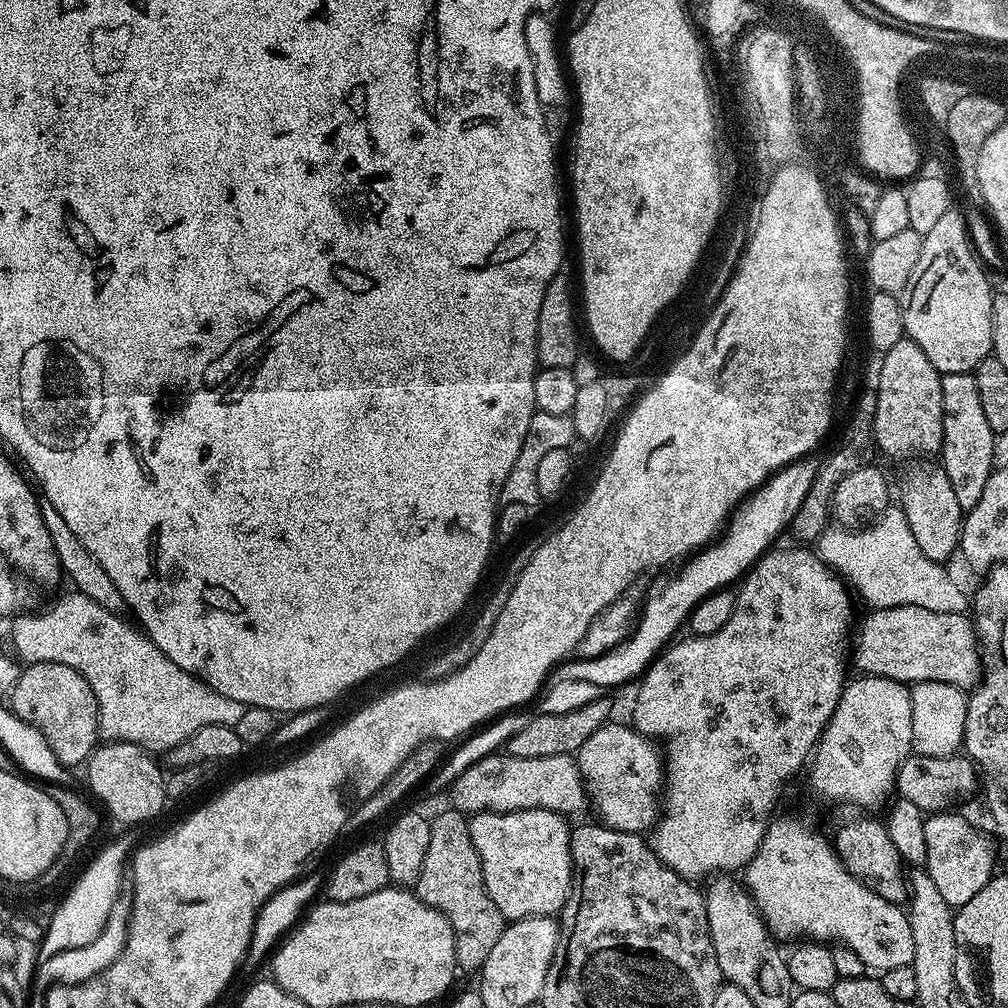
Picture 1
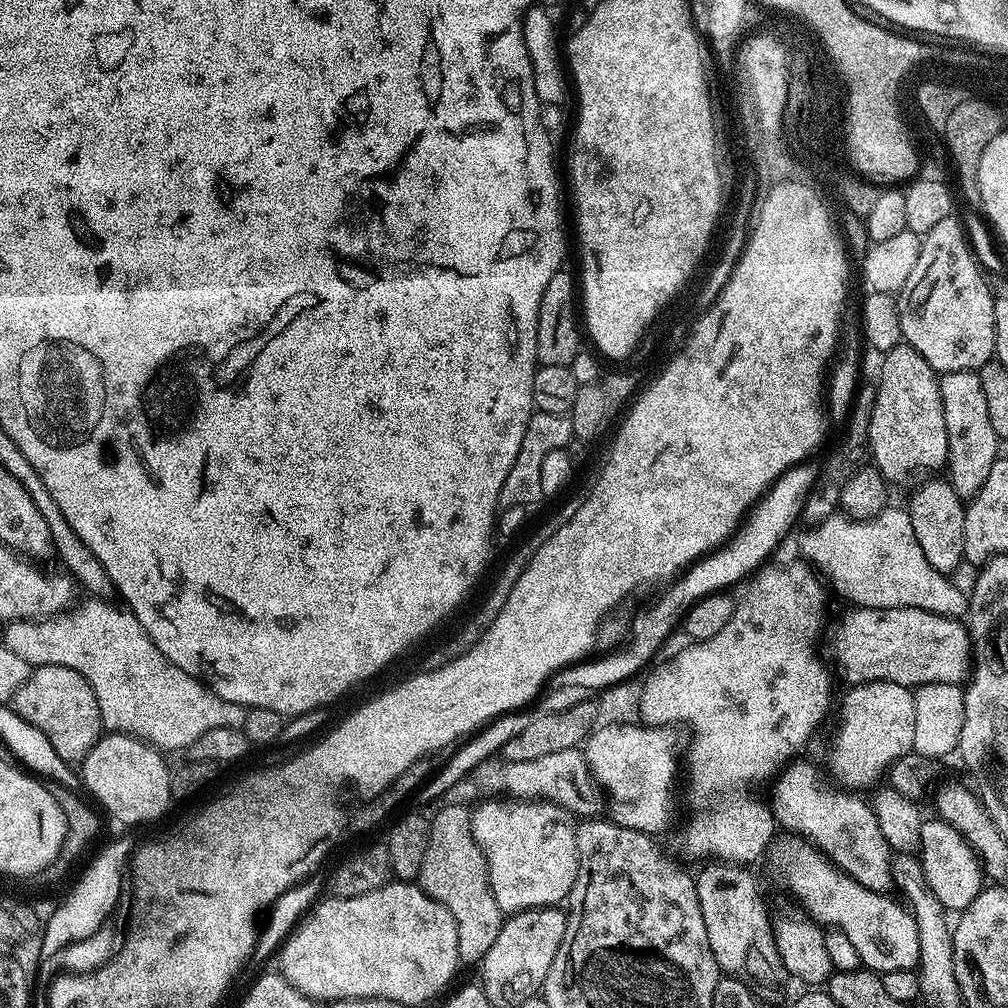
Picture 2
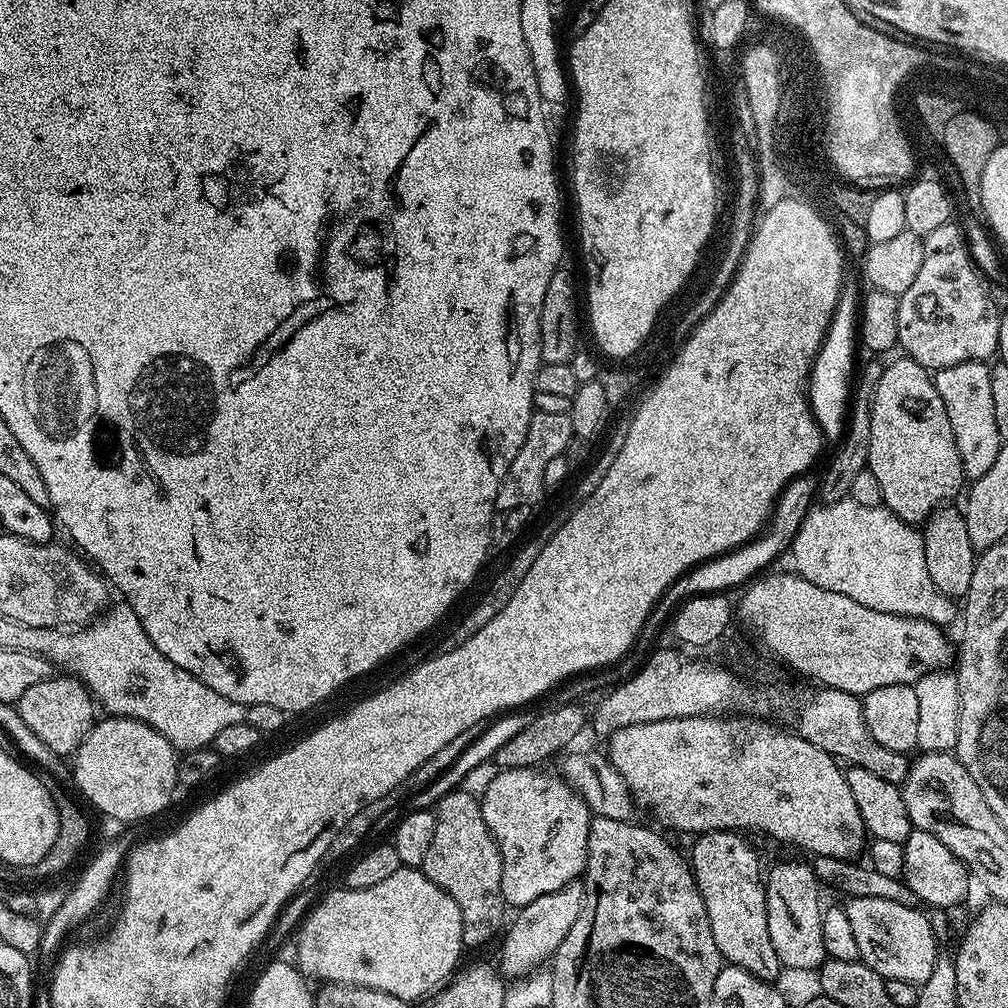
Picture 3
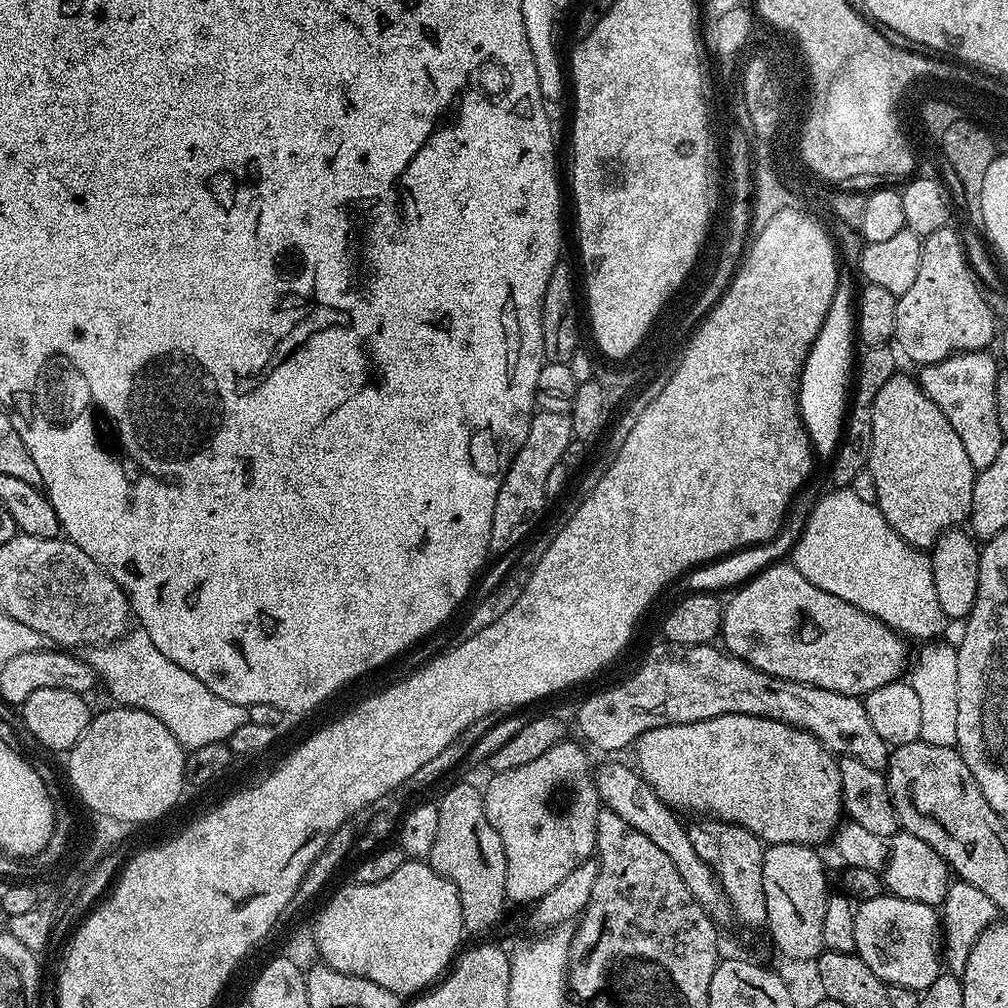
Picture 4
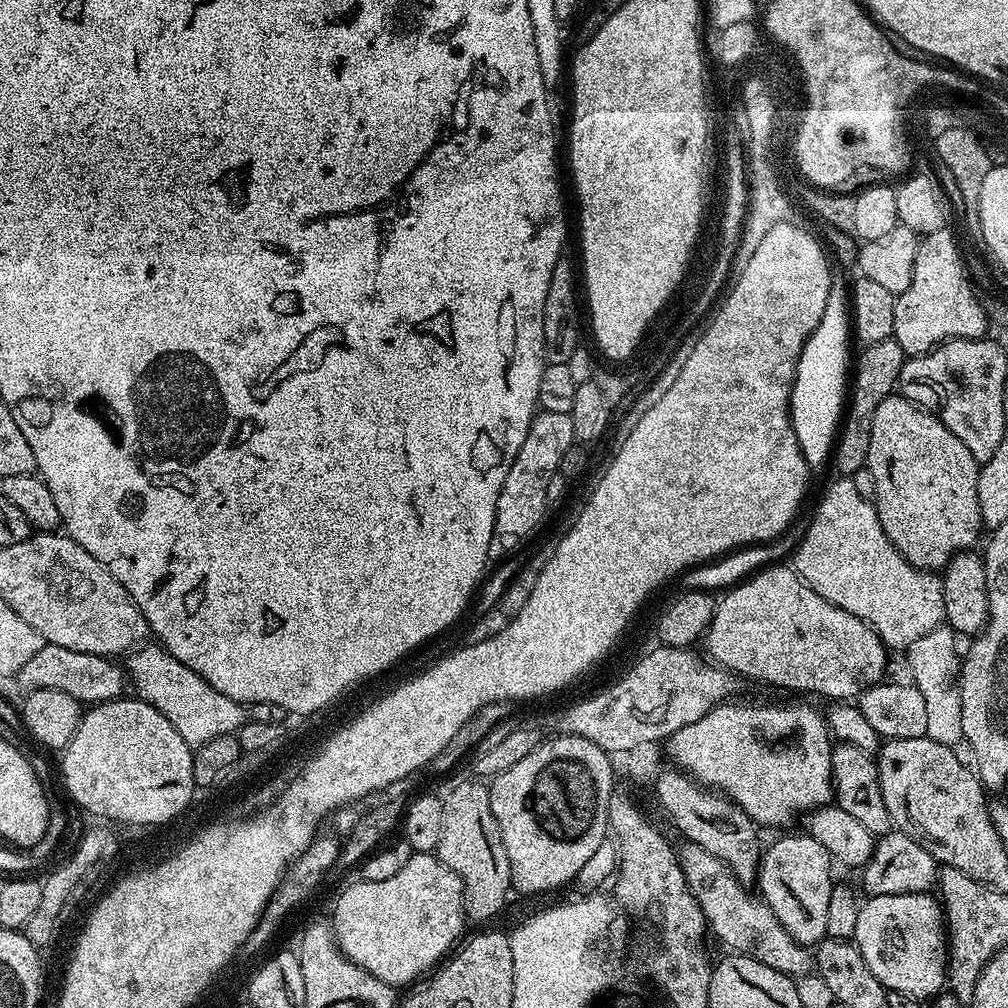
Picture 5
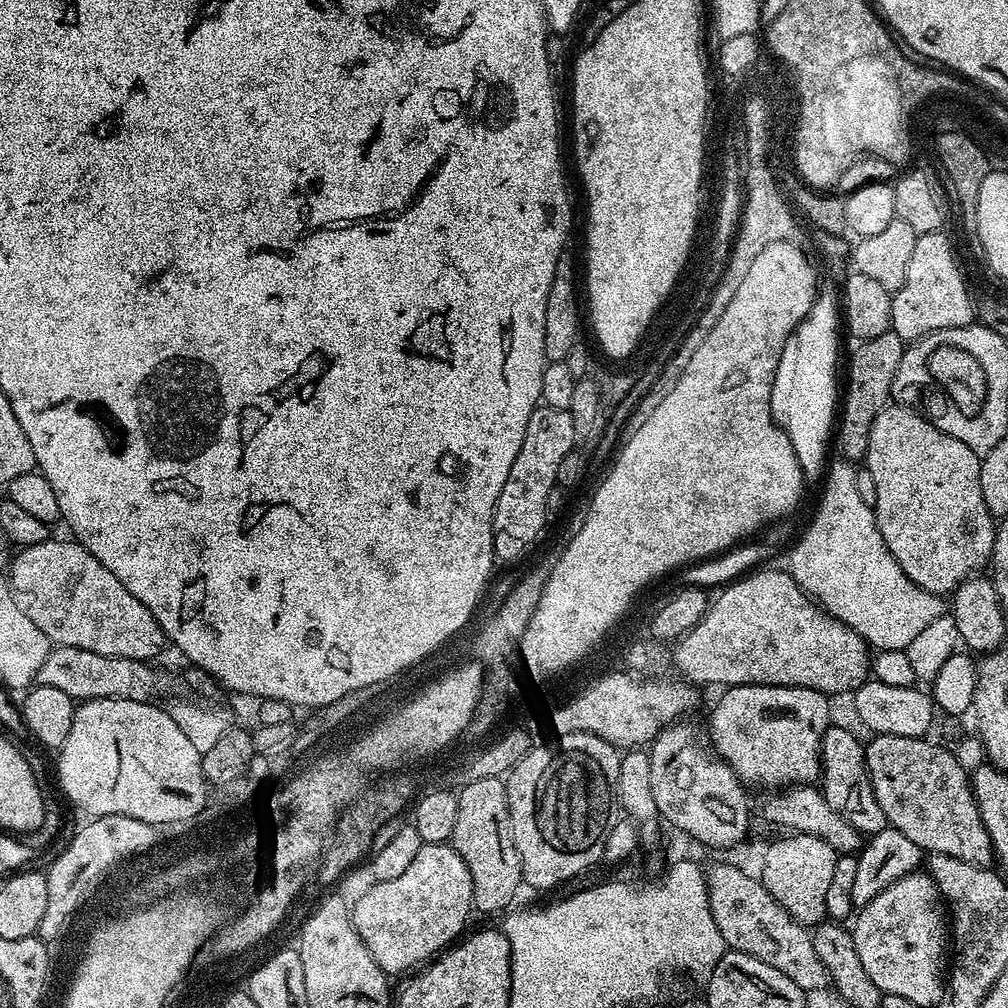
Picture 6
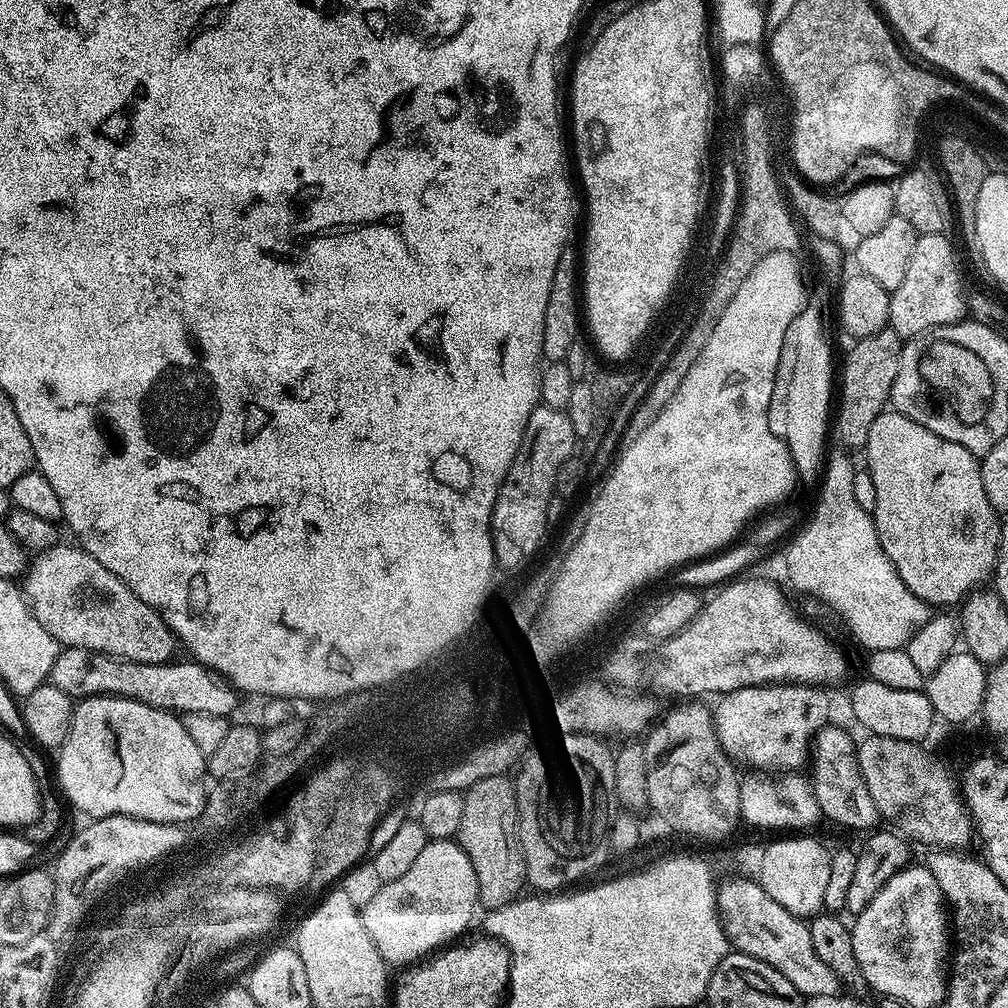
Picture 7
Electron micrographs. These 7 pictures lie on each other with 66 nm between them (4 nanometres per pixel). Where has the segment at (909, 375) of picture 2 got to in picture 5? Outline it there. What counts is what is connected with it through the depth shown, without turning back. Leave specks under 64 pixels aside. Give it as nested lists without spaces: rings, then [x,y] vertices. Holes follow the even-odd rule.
[[[887,396],[874,410],[874,426],[870,426],[870,454],[867,468],[874,474],[876,513],[886,538],[894,542],[898,554],[910,566],[933,574],[943,570],[960,552],[975,549],[982,521],[978,506],[980,464],[966,446],[940,421],[938,416],[910,403],[905,396]]]

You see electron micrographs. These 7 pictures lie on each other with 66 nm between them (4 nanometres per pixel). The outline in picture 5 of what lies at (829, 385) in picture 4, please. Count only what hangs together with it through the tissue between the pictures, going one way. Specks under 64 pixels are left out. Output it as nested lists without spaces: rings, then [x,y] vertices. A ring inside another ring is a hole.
[[[834,272],[831,276],[826,309],[799,355],[789,400],[789,412],[800,452],[806,458],[809,469],[814,472],[831,459],[848,398],[852,360],[851,354],[848,354],[848,336],[850,340],[852,331],[850,294],[848,281],[844,277],[840,272]]]

